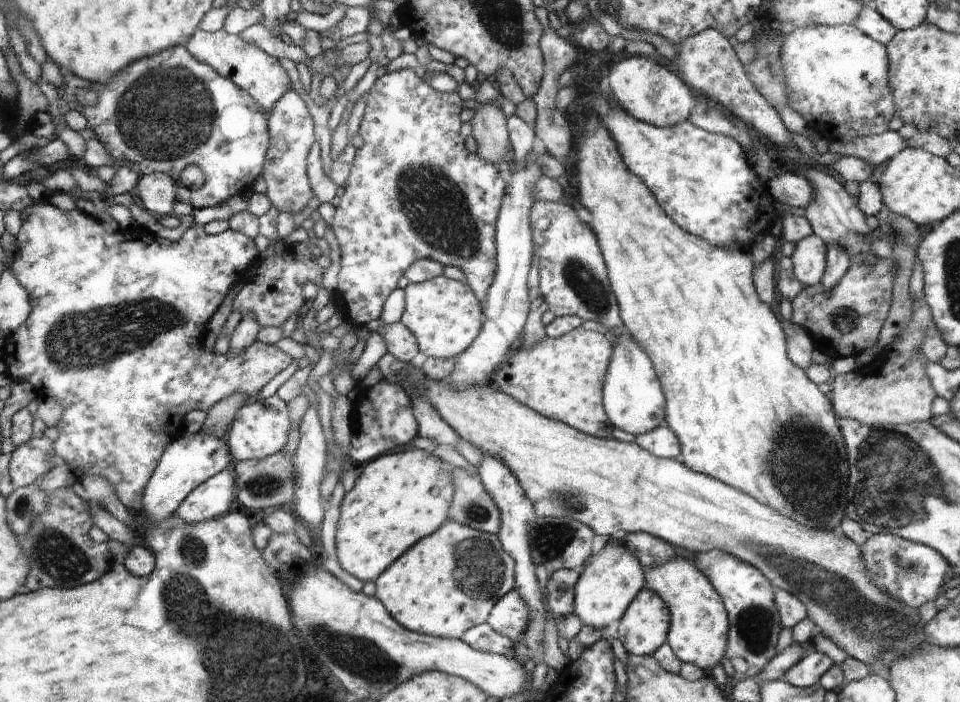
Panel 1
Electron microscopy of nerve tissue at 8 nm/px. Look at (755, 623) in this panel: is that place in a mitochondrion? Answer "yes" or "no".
yes

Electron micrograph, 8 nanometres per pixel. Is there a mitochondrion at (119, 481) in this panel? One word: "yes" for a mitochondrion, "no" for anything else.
no

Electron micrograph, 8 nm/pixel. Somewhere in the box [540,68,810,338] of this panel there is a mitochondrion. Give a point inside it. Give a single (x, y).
(581, 279)

